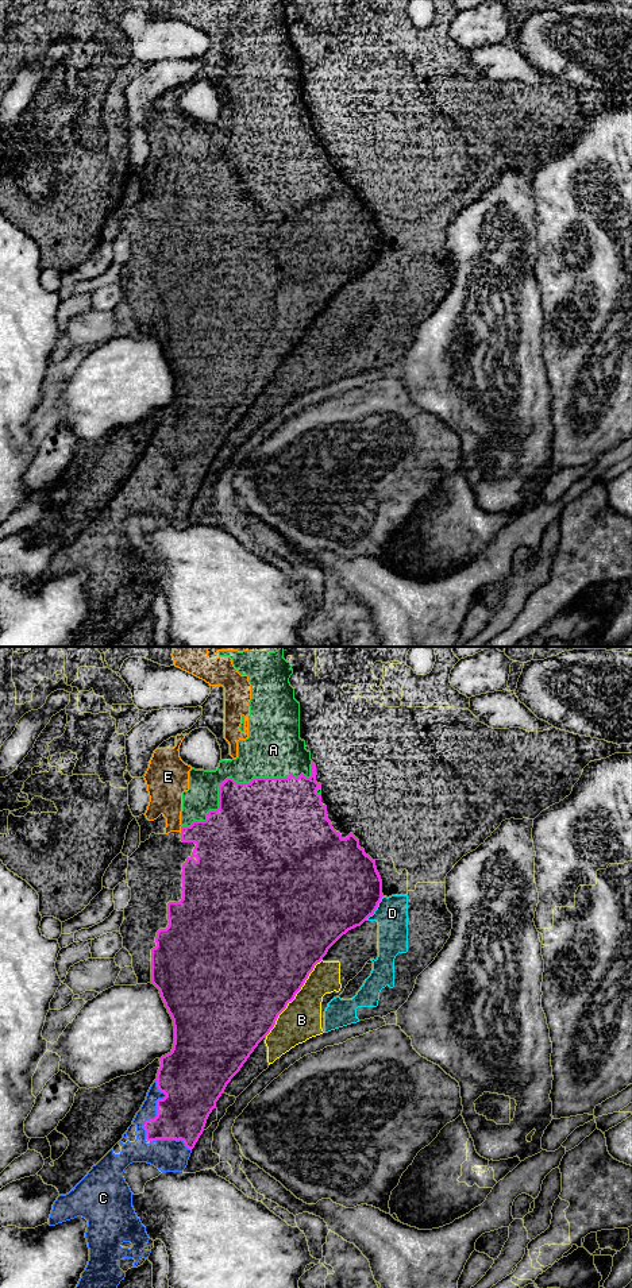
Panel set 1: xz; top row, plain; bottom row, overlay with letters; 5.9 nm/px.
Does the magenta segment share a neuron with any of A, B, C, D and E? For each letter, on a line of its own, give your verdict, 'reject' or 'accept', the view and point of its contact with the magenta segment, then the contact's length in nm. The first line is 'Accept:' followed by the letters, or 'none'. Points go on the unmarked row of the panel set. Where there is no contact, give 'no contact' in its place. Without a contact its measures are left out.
Accept: A, C, E
A: accept; contact xz (241, 135); length 850 nm
B: reject; contact xz (293, 350); length 600 nm
C: accept; contact xz (157, 462); length 360 nm
D: reject; contact xz (377, 258); length 180 nm
E: accept; contact xz (181, 180); length 40 nm

